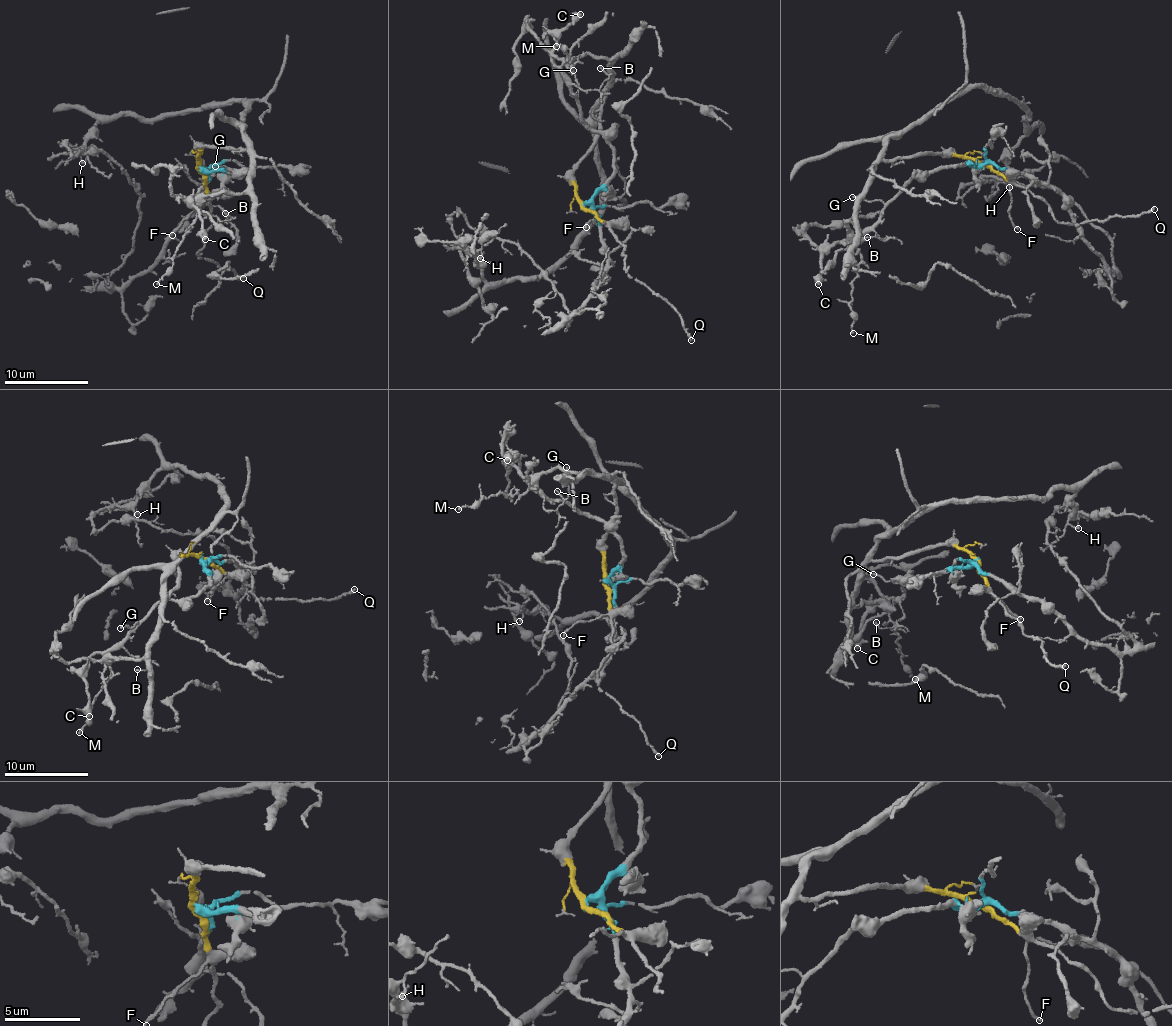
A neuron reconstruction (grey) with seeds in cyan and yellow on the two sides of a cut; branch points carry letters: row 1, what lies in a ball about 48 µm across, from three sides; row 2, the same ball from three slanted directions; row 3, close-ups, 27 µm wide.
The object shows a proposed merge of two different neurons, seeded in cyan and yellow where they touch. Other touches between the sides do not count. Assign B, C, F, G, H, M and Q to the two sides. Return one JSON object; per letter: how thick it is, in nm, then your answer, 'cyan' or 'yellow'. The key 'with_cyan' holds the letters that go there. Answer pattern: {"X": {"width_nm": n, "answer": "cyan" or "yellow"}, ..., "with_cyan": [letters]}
{"B": {"width_nm": 140, "answer": "cyan"}, "C": {"width_nm": 500, "answer": "cyan"}, "F": {"width_nm": 220, "answer": "yellow"}, "G": {"width_nm": 160, "answer": "cyan"}, "H": {"width_nm": 190, "answer": "yellow"}, "M": {"width_nm": 180, "answer": "yellow"}, "Q": {"width_nm": 240, "answer": "yellow"}, "with_cyan": ["B", "C", "G"]}

